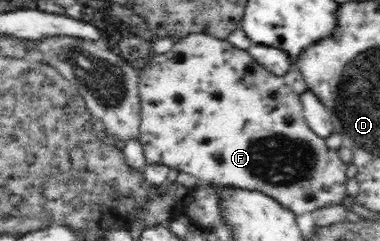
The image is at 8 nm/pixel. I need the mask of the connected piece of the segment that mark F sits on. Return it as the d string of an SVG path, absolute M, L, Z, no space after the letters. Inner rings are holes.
M187 33L187 35L175 40L173 49L165 54L154 54L148 64L140 73L139 90L139 113L141 121L139 125L142 148L146 155L147 164L165 164L170 169L178 172L184 171L199 179L199 182L231 185L234 188L248 189L249 191L268 194L273 200L296 216L306 213L313 213L316 209L324 208L327 205L341 204L345 196L345 185L347 183L347 164L339 158L336 150L331 150L325 144L325 138L319 137L309 126L304 118L300 94L295 93L284 81L283 77L270 73L260 63L257 63L248 50L240 50L228 39L215 37L210 34Z

